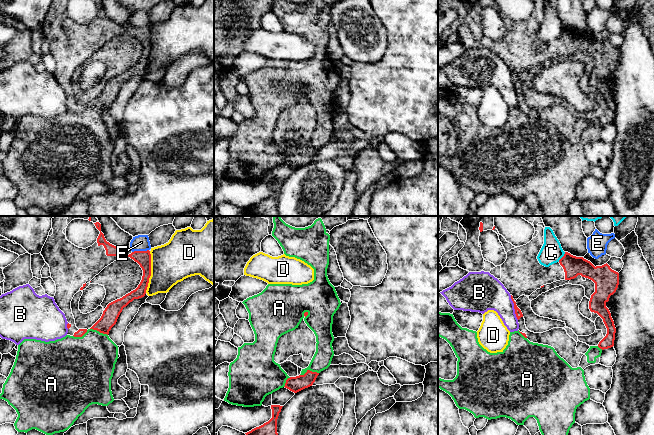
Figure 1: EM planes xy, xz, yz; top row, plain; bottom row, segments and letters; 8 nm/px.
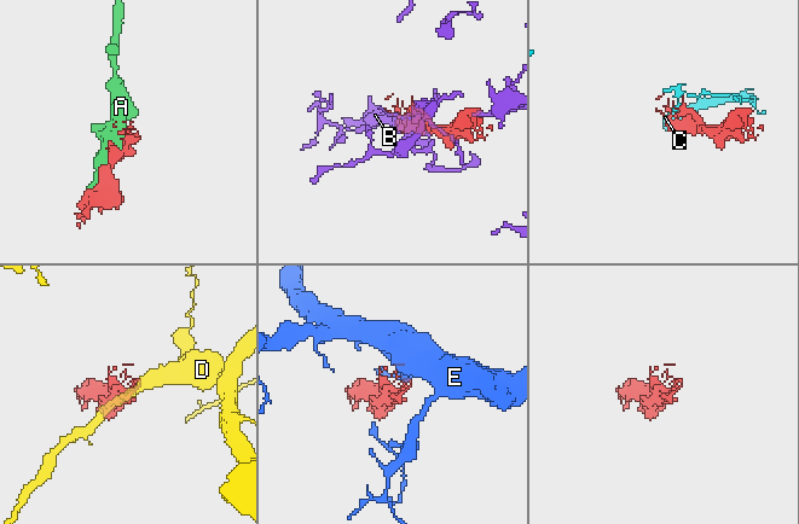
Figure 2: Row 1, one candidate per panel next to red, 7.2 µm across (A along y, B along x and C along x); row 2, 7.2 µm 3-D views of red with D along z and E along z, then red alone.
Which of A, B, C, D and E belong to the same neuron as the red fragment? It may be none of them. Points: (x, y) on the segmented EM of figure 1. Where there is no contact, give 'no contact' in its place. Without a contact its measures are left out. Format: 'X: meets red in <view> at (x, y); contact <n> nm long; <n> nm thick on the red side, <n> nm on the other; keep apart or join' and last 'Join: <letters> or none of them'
A: meets red in xz at (309, 370); contact 150 nm long; 130 nm thick on the red side, 150 nm on the other; keep apart
B: meets red in yz at (514, 307); contact 220 nm long; 50 nm thick on the red side, 280 nm on the other; keep apart
C: meets red in yz at (562, 257); contact 100 nm long; 160 nm thick on the red side, 180 nm on the other; keep apart
D: meets red in xy at (150, 272); contact 340 nm long; 120 nm thick on the red side, 320 nm on the other; keep apart
E: meets red in xy at (140, 251); contact 140 nm long; 120 nm thick on the red side, 130 nm on the other; keep apart
Join: none of them

